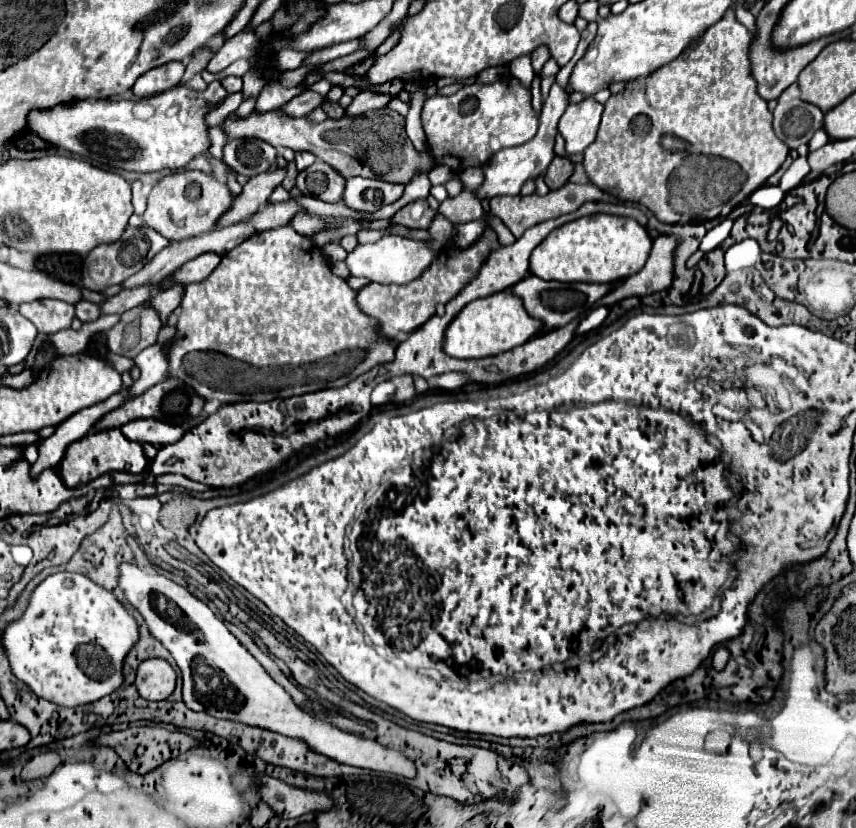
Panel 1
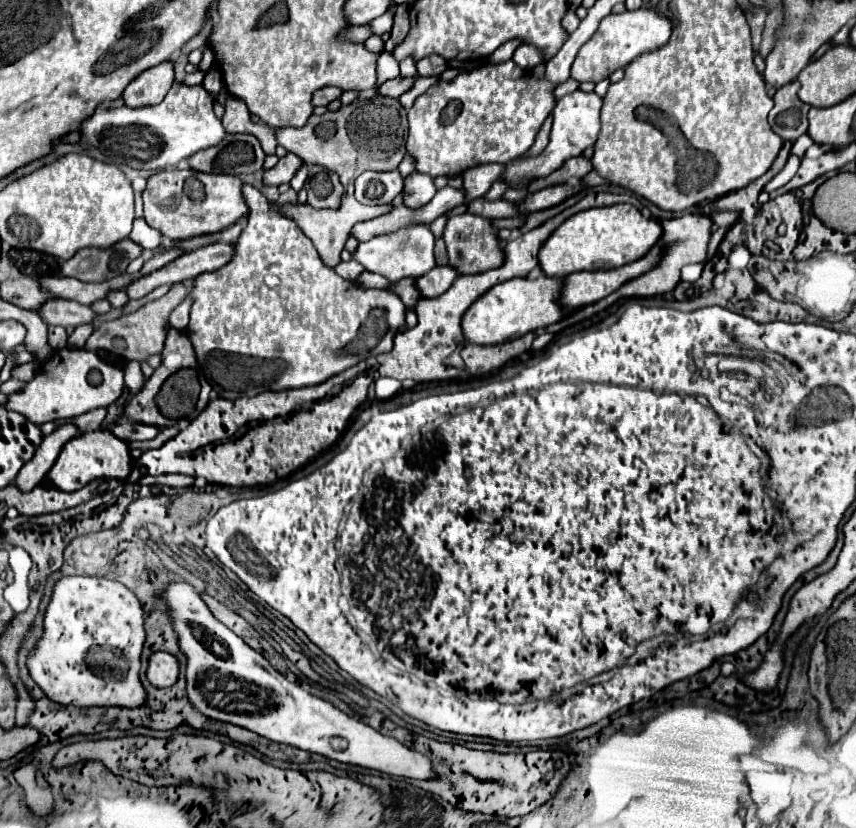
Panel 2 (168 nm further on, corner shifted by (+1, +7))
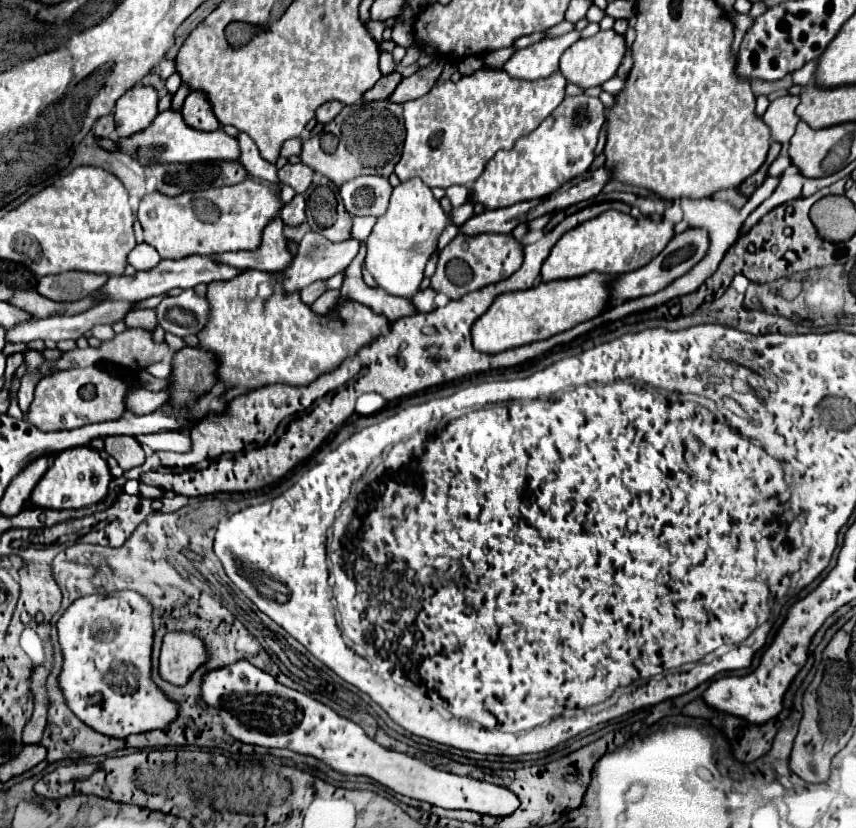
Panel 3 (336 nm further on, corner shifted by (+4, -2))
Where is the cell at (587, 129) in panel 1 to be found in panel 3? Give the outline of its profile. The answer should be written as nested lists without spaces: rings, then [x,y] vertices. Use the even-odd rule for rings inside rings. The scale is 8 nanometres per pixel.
[[[587,94],[565,96],[563,102],[539,124],[539,128],[525,138],[519,138],[511,150],[501,150],[487,162],[483,174],[469,188],[471,202],[483,204],[485,210],[499,210],[517,202],[547,198],[559,190],[563,182],[587,172],[595,158],[593,150],[603,122],[605,108],[599,98]],[[579,110],[585,110],[583,116]]]

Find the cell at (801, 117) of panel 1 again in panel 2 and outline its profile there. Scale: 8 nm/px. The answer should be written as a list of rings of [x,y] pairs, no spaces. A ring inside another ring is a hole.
[[[792,81],[784,85],[774,95],[774,109],[770,111],[770,127],[784,141],[796,141],[800,135],[808,131],[808,111],[810,105],[798,99],[800,83]]]

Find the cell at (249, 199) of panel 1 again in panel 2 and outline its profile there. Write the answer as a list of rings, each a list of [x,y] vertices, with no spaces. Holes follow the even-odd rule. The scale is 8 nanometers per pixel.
[[[288,153],[286,157],[282,157],[276,167],[266,169],[264,171],[264,185],[282,185],[282,183],[290,183],[290,179],[294,177],[294,173],[298,171],[298,167],[302,165],[302,159],[298,159],[294,153]]]

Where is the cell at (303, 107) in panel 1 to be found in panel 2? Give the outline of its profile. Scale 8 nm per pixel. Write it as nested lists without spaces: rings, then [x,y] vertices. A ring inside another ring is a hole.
[[[322,87],[322,89],[314,91],[314,95],[312,95],[312,105],[314,105],[314,107],[316,107],[316,105],[328,105],[330,101],[338,99],[340,95],[342,95],[342,89],[338,89],[338,87]]]

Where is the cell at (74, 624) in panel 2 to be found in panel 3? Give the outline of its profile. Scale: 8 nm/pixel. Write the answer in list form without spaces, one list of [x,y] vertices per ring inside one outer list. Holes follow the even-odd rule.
[[[135,590],[89,594],[75,600],[57,622],[59,644],[63,650],[63,670],[59,684],[71,712],[93,730],[111,738],[127,738],[131,734],[167,728],[177,720],[177,704],[151,680],[151,646],[153,646],[153,606]]]

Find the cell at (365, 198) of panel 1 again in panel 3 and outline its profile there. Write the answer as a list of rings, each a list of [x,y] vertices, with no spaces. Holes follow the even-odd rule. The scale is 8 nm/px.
[[[357,176],[339,186],[339,196],[351,216],[379,216],[387,210],[391,190],[383,176]]]

